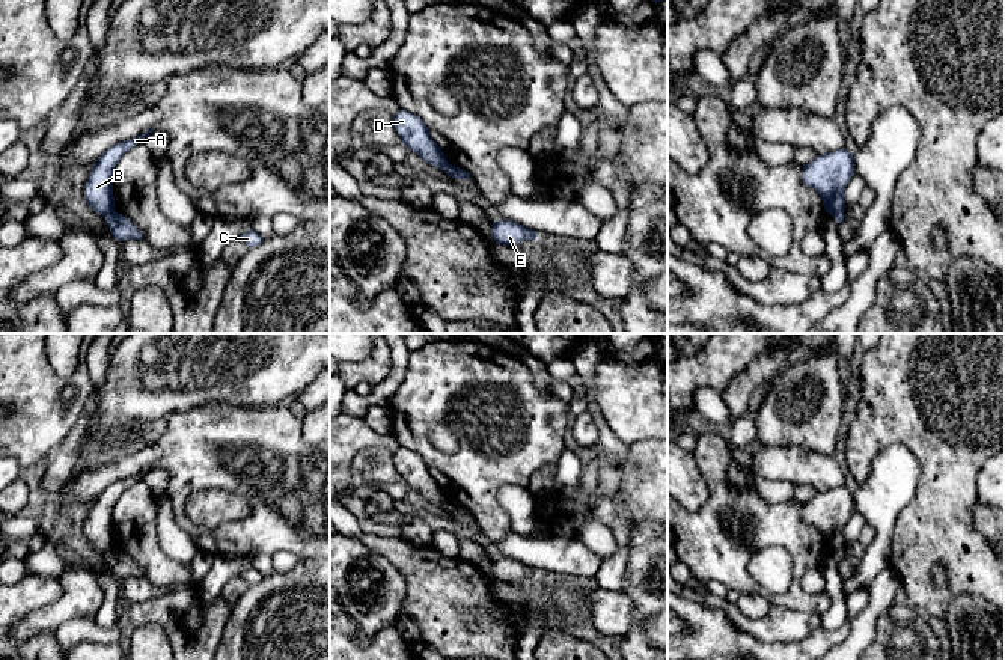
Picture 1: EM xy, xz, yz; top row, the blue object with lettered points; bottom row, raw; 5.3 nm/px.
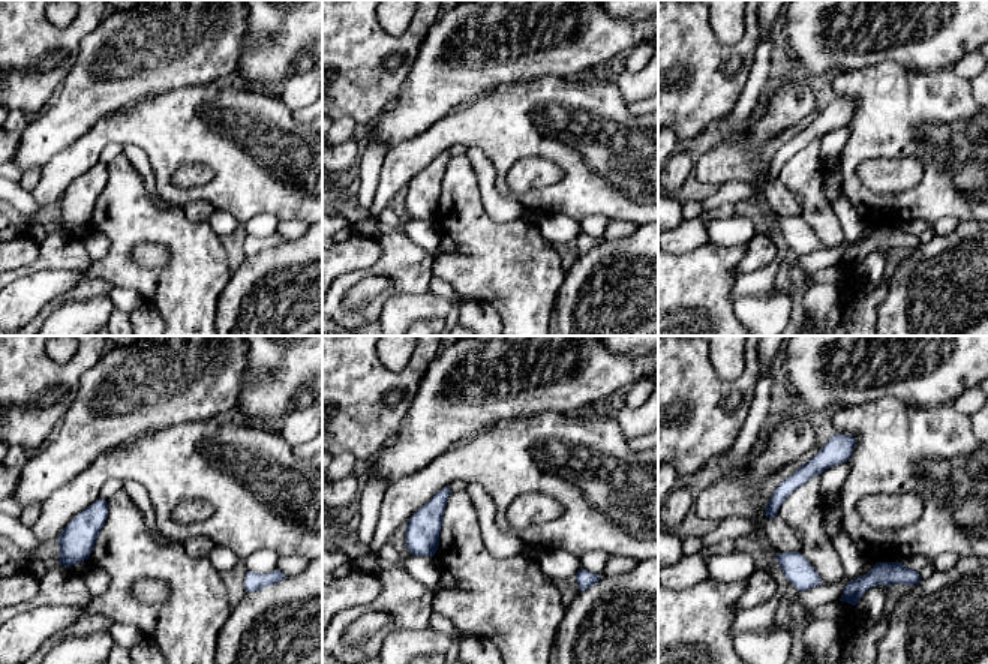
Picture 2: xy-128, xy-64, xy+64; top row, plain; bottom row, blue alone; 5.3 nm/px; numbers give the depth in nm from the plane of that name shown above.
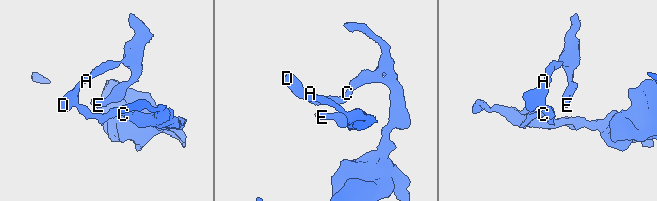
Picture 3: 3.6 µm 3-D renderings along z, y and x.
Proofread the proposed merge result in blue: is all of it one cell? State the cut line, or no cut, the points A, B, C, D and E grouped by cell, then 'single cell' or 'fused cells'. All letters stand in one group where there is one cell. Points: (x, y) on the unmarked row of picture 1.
cut in xy along (112, 547), (104, 555); A B D E / C; fused cells

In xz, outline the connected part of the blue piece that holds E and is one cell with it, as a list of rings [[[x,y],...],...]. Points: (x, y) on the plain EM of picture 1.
[[[506,556],[500,559],[493,559],[491,570],[494,580],[505,583],[515,583],[526,577],[536,577],[538,574],[538,571],[533,570],[532,567]]]

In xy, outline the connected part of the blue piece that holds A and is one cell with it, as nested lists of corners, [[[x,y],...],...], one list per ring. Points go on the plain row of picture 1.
[[[149,466],[143,472],[131,478],[118,479],[116,482],[108,485],[93,502],[92,509],[84,523],[84,535],[89,544],[96,552],[105,555],[115,547],[113,508],[122,493],[131,485],[140,482],[143,476],[152,469],[155,467]]]

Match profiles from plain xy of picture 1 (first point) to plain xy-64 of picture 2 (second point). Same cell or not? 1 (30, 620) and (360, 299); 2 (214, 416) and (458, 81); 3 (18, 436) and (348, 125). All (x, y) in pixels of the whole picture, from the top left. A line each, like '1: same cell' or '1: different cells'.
1: different cells
2: different cells
3: different cells

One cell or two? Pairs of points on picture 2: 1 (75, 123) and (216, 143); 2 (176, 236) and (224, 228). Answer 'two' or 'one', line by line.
1: two
2: two

